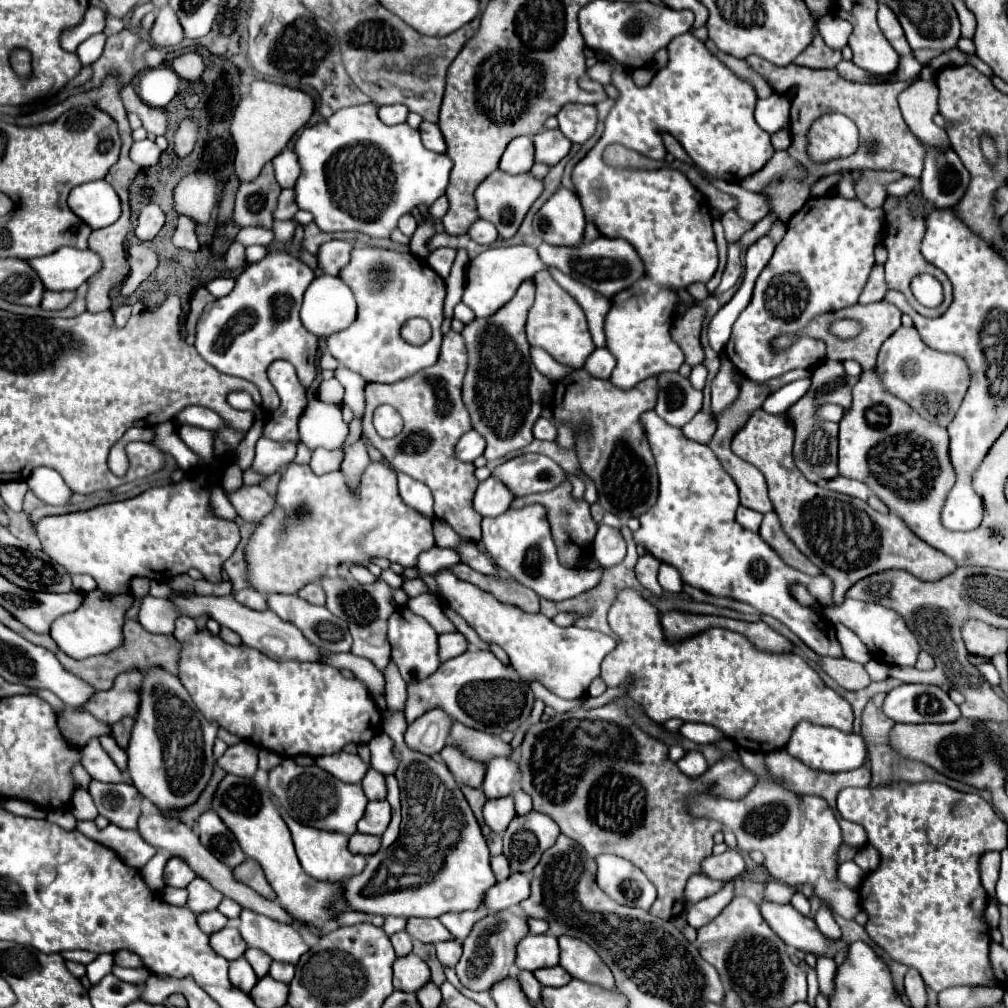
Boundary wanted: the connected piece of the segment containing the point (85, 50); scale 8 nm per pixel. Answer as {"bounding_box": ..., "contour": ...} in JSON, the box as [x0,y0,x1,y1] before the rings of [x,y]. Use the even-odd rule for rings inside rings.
{"bounding_box":[78,35,106,65],"contour":[[[92,35],[88,37],[84,43],[78,45],[78,57],[84,65],[94,63],[102,51],[104,51],[104,43],[106,43],[106,35]]]}

